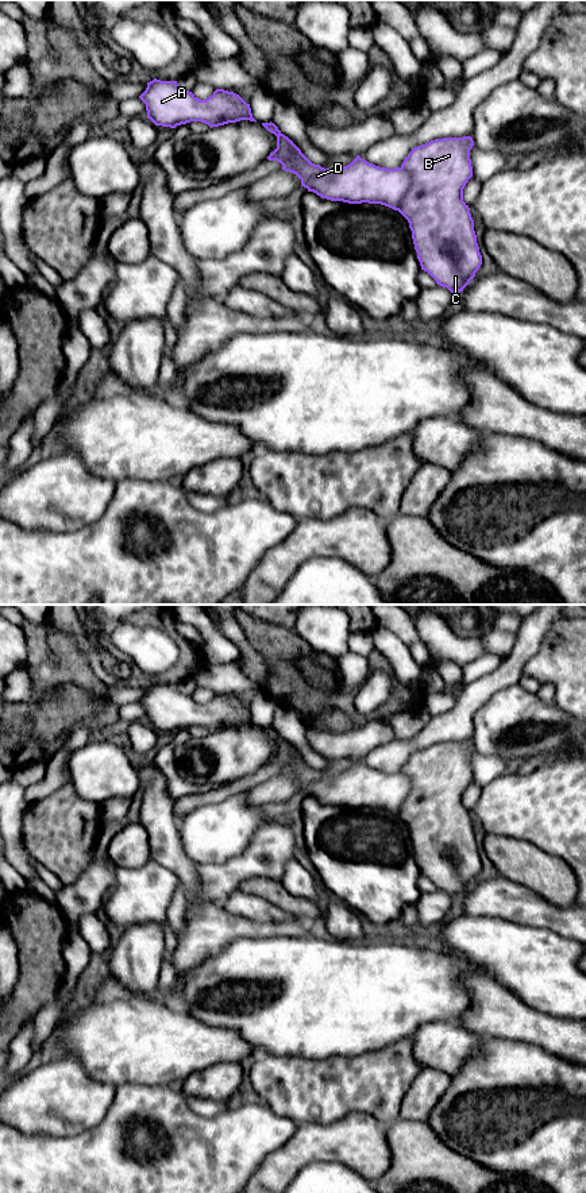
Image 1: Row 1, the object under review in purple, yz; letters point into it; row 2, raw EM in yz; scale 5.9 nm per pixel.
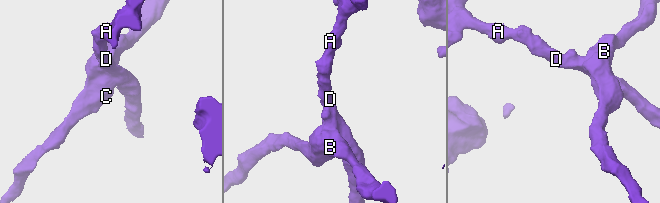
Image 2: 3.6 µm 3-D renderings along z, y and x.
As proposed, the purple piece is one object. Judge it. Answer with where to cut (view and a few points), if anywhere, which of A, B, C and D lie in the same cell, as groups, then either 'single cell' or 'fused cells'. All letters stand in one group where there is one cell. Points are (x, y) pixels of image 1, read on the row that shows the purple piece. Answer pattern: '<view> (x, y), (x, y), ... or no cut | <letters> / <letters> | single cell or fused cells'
no cut | A B C D | single cell

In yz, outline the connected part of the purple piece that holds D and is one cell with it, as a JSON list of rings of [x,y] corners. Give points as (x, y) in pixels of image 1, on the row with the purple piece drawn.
[[[274,123],[262,126],[277,136],[277,148],[267,159],[279,162],[282,170],[296,174],[308,192],[331,201],[381,204],[398,211],[409,223],[421,270],[427,271],[437,285],[451,293],[460,293],[475,277],[482,265],[482,255],[470,208],[463,201],[463,189],[473,177],[471,136],[435,139],[417,146],[396,169],[375,166],[356,155],[350,165],[329,170],[312,163]]]

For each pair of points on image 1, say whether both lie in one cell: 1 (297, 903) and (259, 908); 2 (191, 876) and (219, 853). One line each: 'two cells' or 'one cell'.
1: two cells
2: two cells

